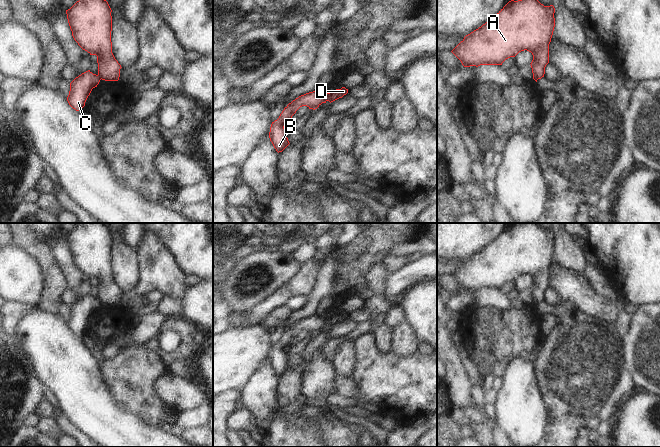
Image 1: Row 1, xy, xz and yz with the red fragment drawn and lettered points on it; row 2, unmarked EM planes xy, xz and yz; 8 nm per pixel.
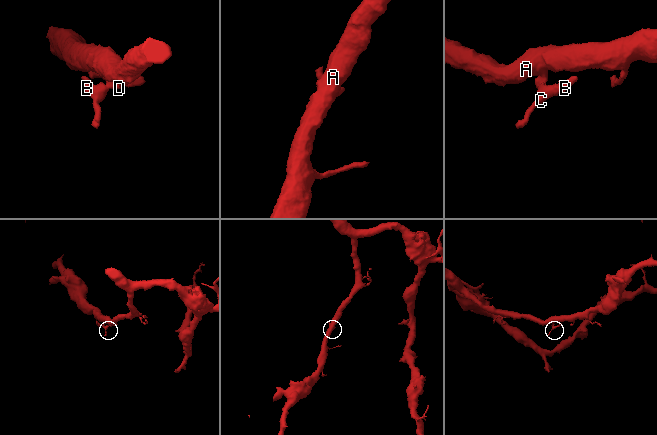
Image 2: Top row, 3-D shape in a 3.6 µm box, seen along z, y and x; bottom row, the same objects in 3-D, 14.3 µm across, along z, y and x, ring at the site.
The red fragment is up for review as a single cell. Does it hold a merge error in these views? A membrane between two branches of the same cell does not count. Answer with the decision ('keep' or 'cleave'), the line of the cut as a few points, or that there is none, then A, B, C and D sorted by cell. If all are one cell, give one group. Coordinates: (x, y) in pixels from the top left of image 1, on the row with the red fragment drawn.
cleave | xz (324, 95), (324, 99), (320, 103) | A D / B C

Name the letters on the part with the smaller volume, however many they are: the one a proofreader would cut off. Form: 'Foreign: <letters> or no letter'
Foreign: B, C

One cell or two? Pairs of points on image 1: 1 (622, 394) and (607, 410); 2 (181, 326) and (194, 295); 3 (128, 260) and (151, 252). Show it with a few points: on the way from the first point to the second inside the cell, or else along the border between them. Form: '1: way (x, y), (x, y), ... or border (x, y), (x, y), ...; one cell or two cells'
1: way (618, 398), (611, 406); one cell
2: border (181, 316), (202, 329); two cells
3: border (134, 248), (137, 254), (139, 280); two cells

